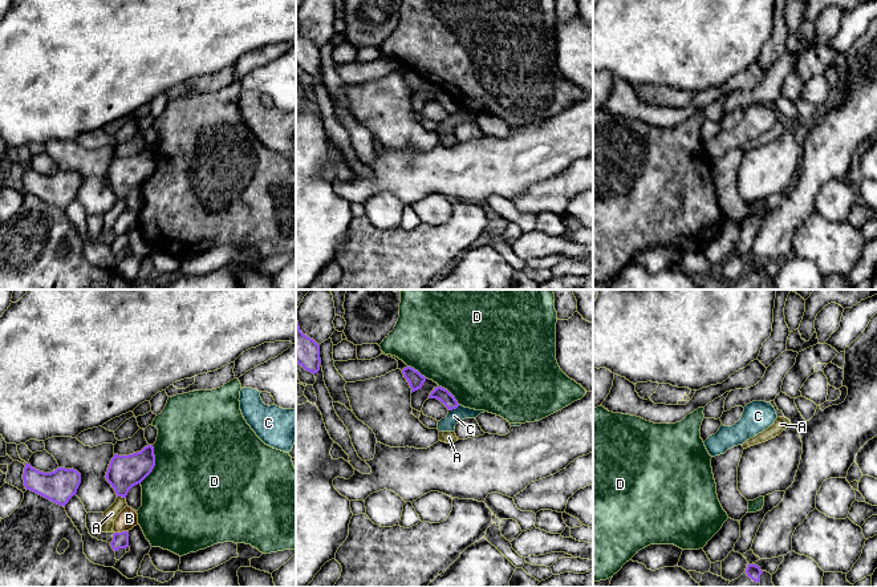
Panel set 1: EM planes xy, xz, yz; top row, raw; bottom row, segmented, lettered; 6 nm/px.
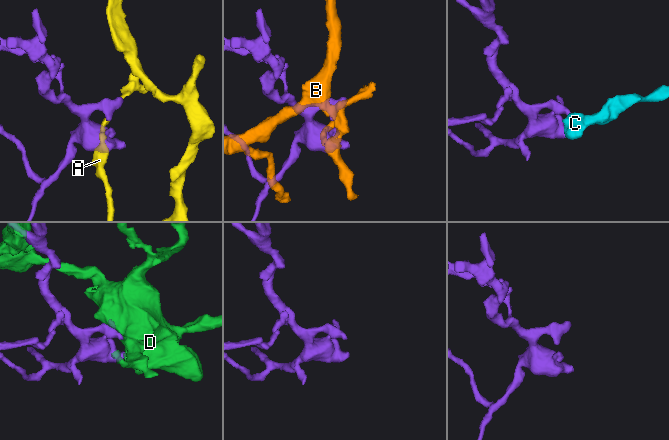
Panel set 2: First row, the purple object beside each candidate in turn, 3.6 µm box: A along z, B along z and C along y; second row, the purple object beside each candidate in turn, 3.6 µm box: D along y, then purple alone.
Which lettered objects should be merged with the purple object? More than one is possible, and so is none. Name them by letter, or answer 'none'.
none

